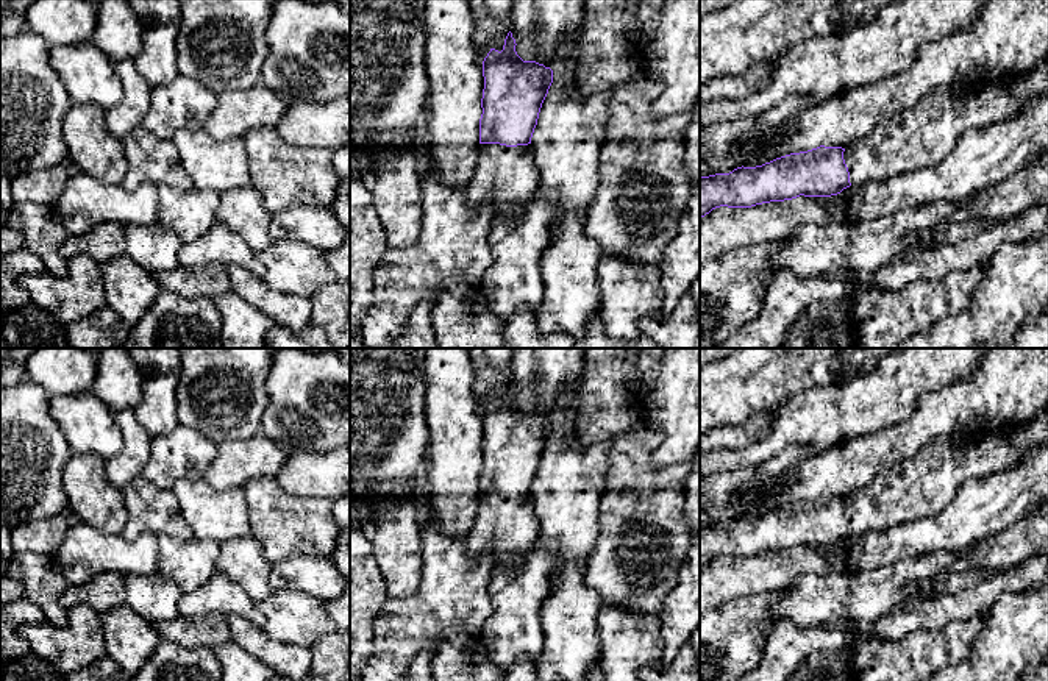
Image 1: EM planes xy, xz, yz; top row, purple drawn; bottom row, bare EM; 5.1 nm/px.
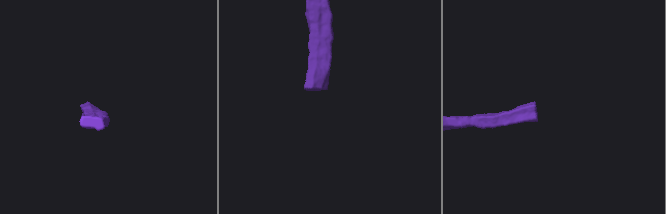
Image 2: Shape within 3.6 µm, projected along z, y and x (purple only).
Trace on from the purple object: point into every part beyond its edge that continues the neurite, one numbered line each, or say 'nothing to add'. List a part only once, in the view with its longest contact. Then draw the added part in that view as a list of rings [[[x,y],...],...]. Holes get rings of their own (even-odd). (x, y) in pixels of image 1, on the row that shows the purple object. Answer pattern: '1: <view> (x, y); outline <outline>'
1: xz (505, 178); outline [[[479,144],[465,200],[472,208],[489,206],[492,214],[522,217],[537,187],[531,144],[517,147]]]

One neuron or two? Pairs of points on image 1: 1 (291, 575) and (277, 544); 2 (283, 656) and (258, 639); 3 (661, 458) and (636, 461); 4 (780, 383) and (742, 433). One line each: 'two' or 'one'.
1: two
2: one
3: two
4: two

